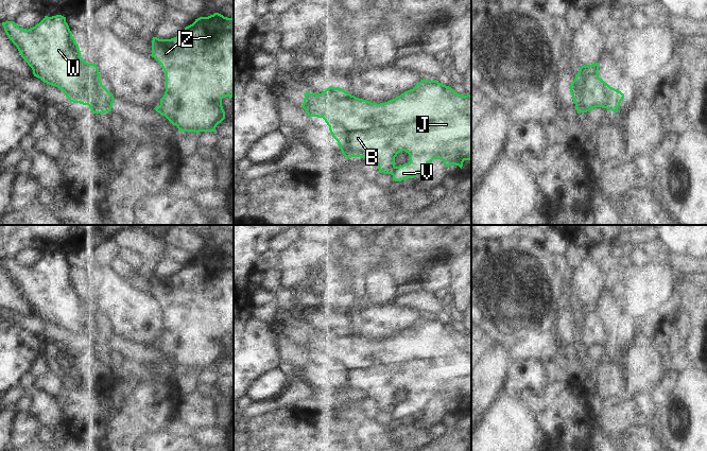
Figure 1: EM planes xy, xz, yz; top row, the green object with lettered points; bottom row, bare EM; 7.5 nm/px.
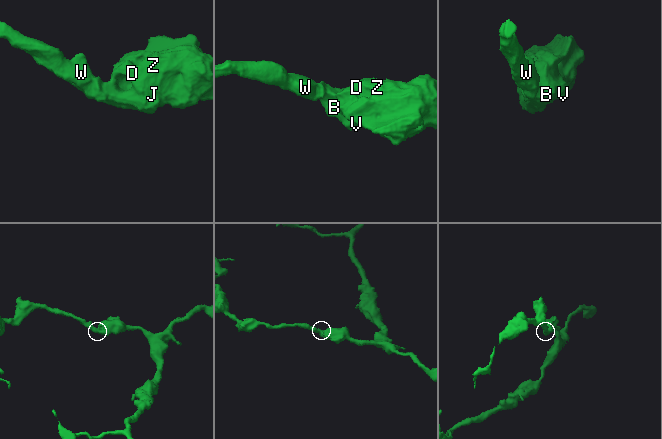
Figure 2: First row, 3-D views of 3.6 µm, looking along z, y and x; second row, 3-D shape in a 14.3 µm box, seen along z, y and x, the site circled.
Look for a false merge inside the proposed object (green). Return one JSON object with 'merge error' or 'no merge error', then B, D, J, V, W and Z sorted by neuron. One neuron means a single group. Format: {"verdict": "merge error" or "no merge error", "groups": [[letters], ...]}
{"verdict": "no merge error", "groups": [["B", "D", "J", "V", "W", "Z"]]}

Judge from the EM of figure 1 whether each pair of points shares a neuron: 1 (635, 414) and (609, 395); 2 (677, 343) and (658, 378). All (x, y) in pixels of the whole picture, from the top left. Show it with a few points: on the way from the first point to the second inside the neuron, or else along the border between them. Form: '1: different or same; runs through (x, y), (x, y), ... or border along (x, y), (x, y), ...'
1: different; border along (625, 396), (607, 406), (597, 406)
2: different; border along (653, 344), (660, 352), (664, 363), (673, 373)

